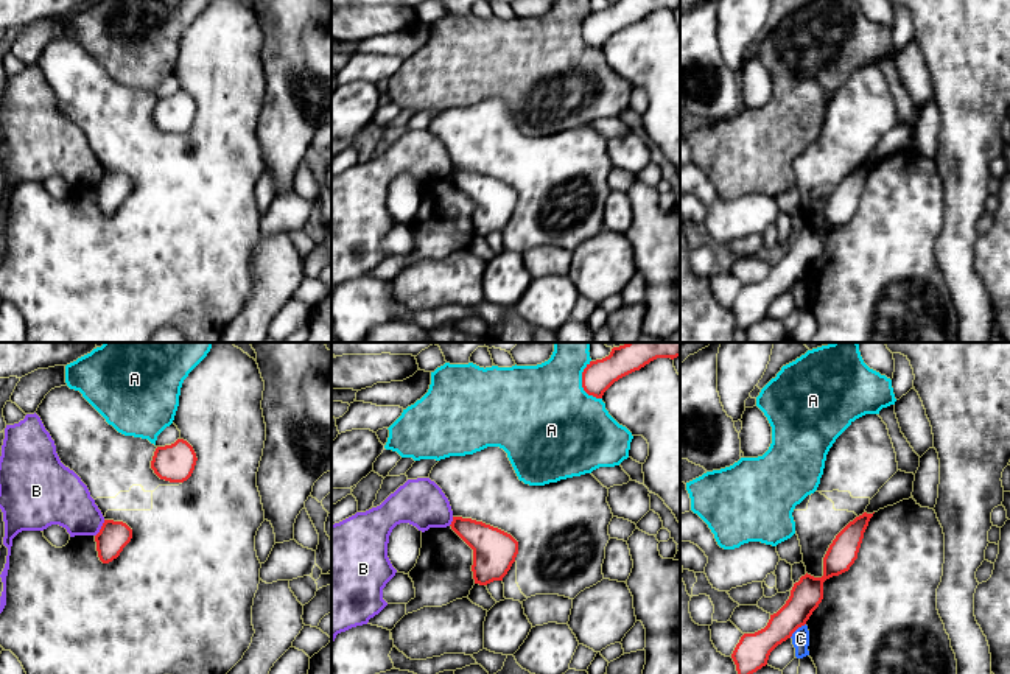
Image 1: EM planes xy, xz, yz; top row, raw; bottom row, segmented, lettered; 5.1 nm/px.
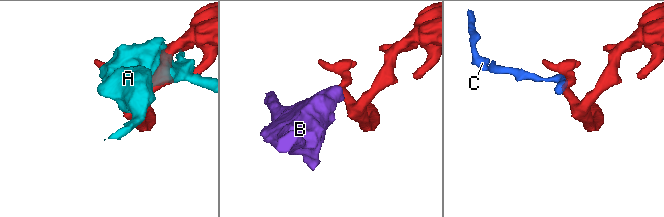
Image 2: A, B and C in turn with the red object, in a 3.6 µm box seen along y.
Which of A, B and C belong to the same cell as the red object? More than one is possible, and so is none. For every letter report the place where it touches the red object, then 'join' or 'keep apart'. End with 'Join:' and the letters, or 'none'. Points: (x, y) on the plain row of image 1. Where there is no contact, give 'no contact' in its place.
A: contact xz (582, 35); keep apart
B: contact xy (101, 179); keep apart
C: contact yz (797, 279); keep apart
Join: none

